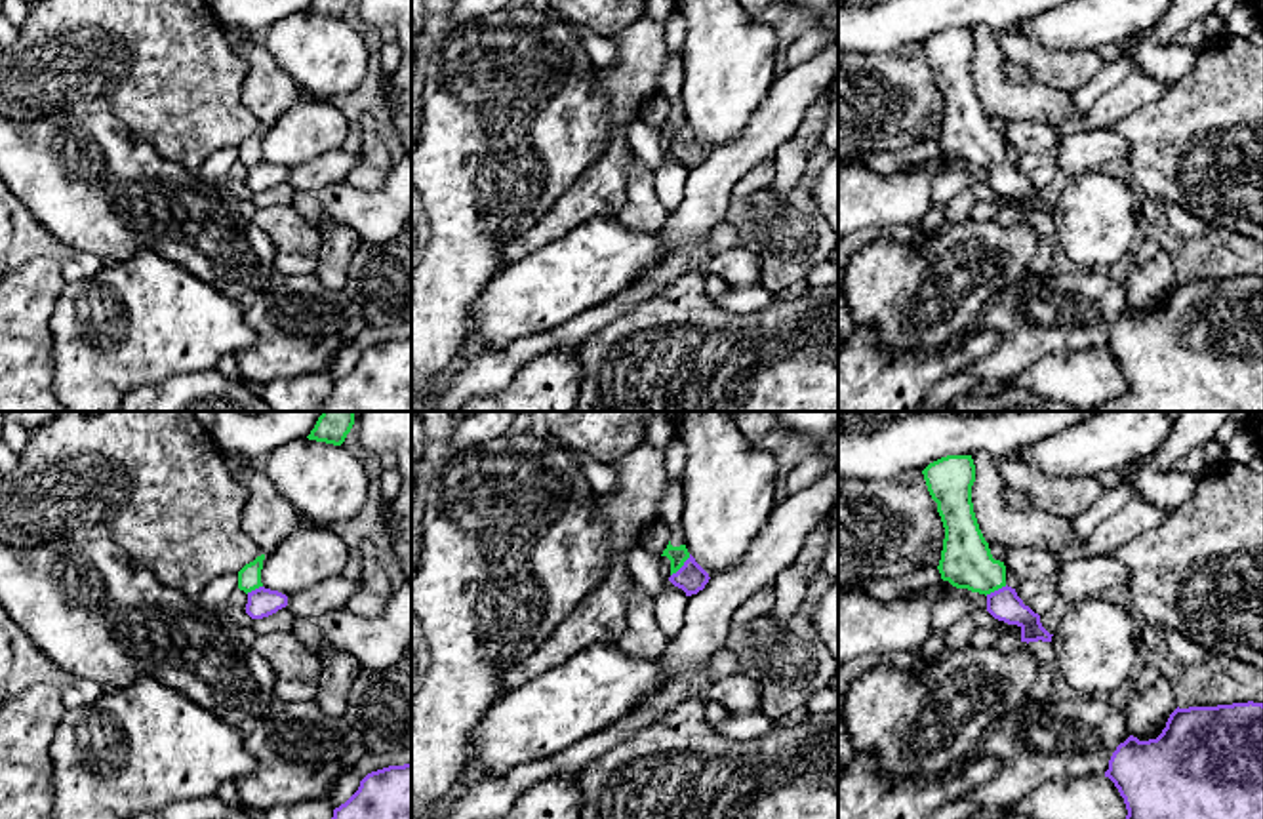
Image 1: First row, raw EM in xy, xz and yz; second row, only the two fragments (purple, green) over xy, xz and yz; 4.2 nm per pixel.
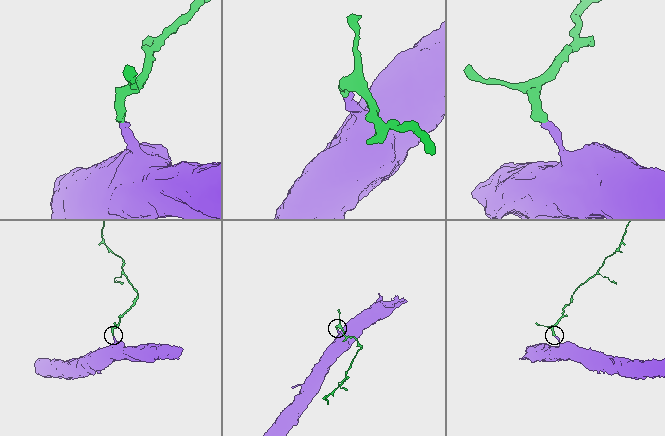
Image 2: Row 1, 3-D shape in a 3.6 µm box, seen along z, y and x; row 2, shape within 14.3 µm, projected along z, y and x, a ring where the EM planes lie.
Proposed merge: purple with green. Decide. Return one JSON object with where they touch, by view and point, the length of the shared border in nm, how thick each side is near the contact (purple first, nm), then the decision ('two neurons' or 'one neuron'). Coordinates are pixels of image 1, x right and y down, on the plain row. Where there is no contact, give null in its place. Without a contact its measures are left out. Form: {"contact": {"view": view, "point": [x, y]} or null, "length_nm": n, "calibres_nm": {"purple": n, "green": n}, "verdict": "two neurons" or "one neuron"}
{"contact": {"view": "xz", "point": [682, 139]}, "length_nm": 130, "calibres_nm": {"purple": 120, "green": 80}, "verdict": "one neuron"}

